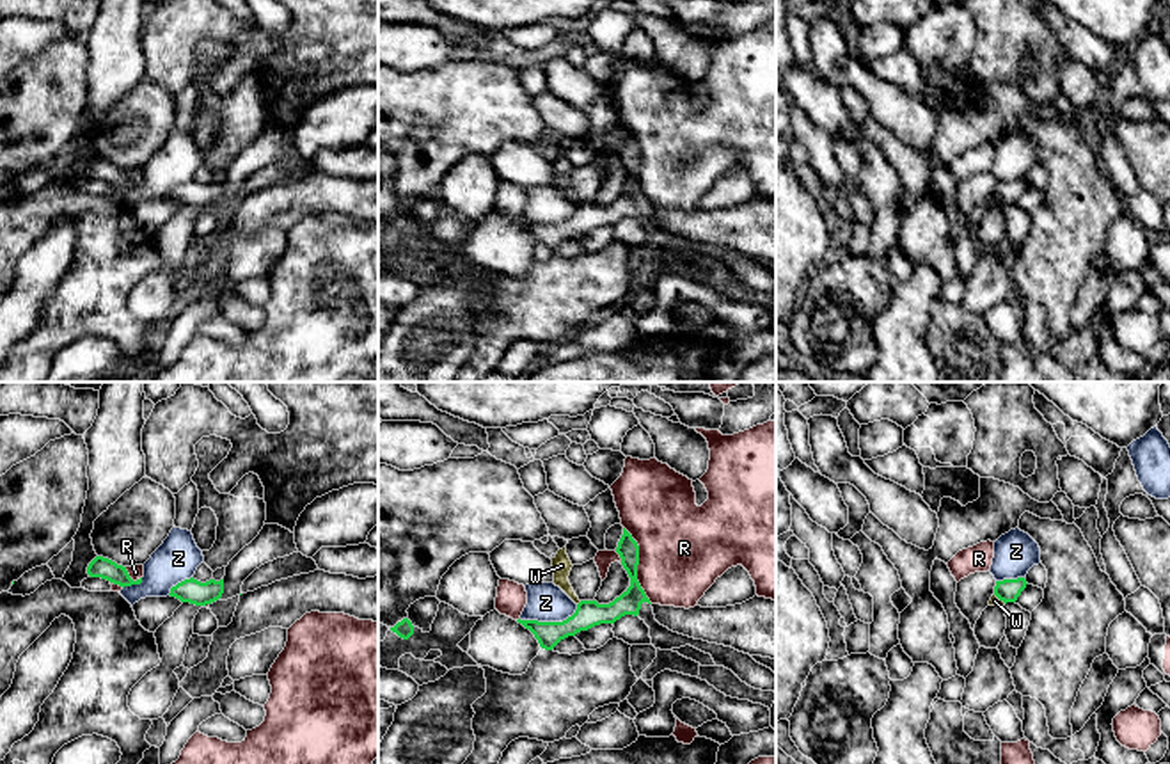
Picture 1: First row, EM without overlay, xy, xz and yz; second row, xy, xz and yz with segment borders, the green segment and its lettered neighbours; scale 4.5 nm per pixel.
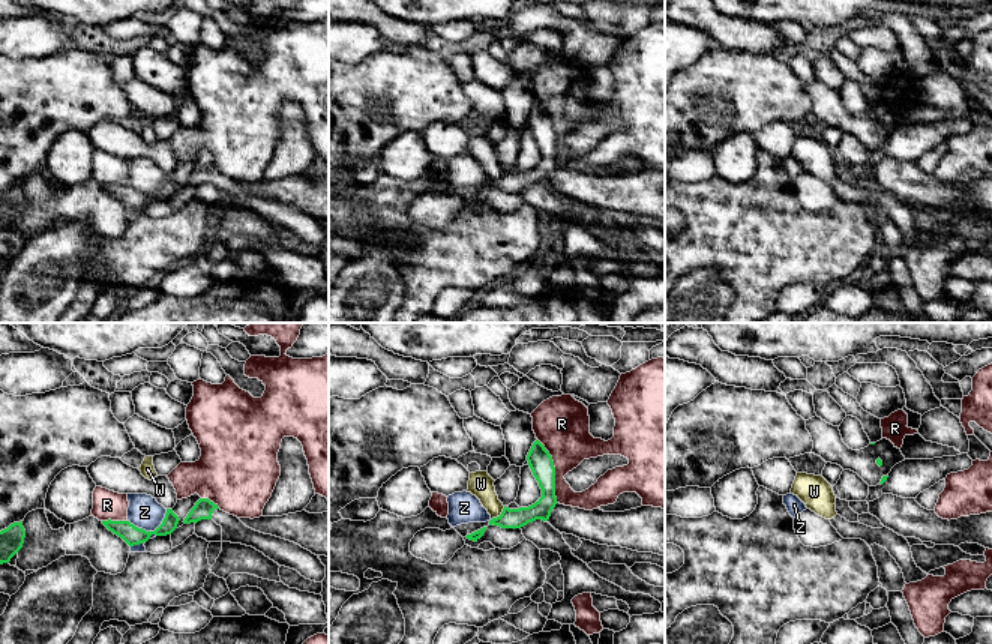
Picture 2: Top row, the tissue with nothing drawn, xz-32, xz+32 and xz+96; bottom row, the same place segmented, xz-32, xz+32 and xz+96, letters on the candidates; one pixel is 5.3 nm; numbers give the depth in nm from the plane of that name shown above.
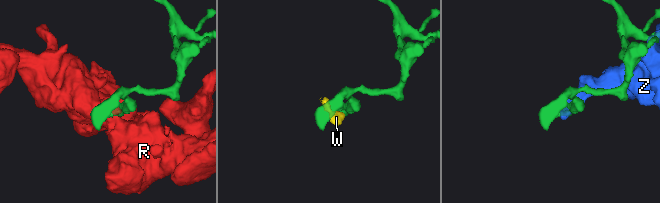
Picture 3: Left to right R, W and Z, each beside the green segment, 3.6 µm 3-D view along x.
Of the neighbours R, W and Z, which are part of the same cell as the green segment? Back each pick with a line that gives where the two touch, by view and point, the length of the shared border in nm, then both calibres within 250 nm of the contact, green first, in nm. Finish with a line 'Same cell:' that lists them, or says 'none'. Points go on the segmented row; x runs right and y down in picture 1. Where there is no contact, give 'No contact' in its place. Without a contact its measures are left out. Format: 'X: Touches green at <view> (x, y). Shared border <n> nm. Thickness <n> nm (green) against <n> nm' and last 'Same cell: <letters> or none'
Same cell: none

